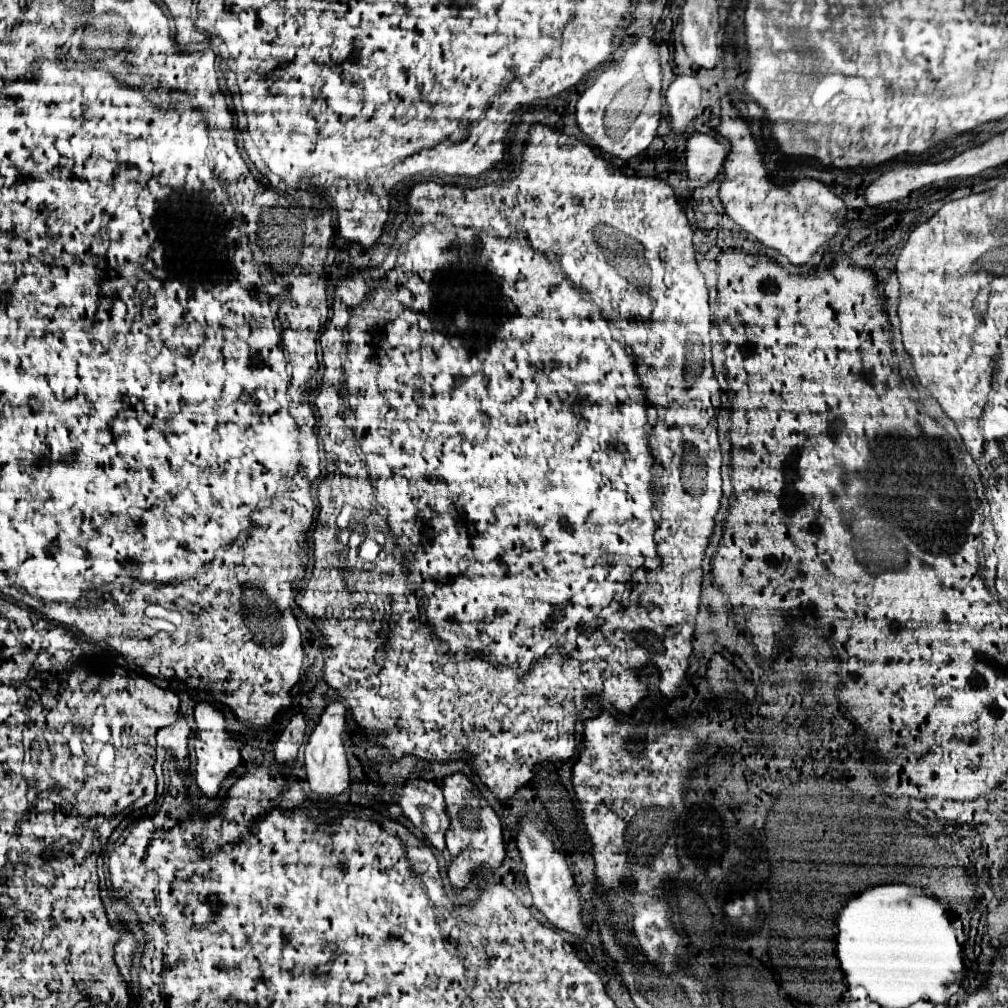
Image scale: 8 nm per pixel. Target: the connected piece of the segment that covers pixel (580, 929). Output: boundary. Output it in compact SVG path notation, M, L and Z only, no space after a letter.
M526 817L520 819L520 827L518 827L518 835L516 835L516 843L518 843L518 851L520 857L526 865L526 879L534 897L534 905L546 915L546 919L560 929L566 929L574 935L578 935L580 939L586 937L586 925L580 919L580 901L578 901L578 893L574 891L574 879L572 873L566 865L566 859L562 853L556 851L554 843L550 837L546 837L532 821L528 821Z

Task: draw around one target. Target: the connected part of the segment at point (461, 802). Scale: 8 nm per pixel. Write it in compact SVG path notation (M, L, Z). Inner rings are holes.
M454 773L444 777L442 781L446 811L450 817L450 829L446 831L446 849L452 855L452 863L448 867L450 883L458 889L466 887L470 873L480 871L480 867L496 869L504 861L504 839L502 825L496 817L496 811L488 807L482 791L472 783L472 779L464 773Z

